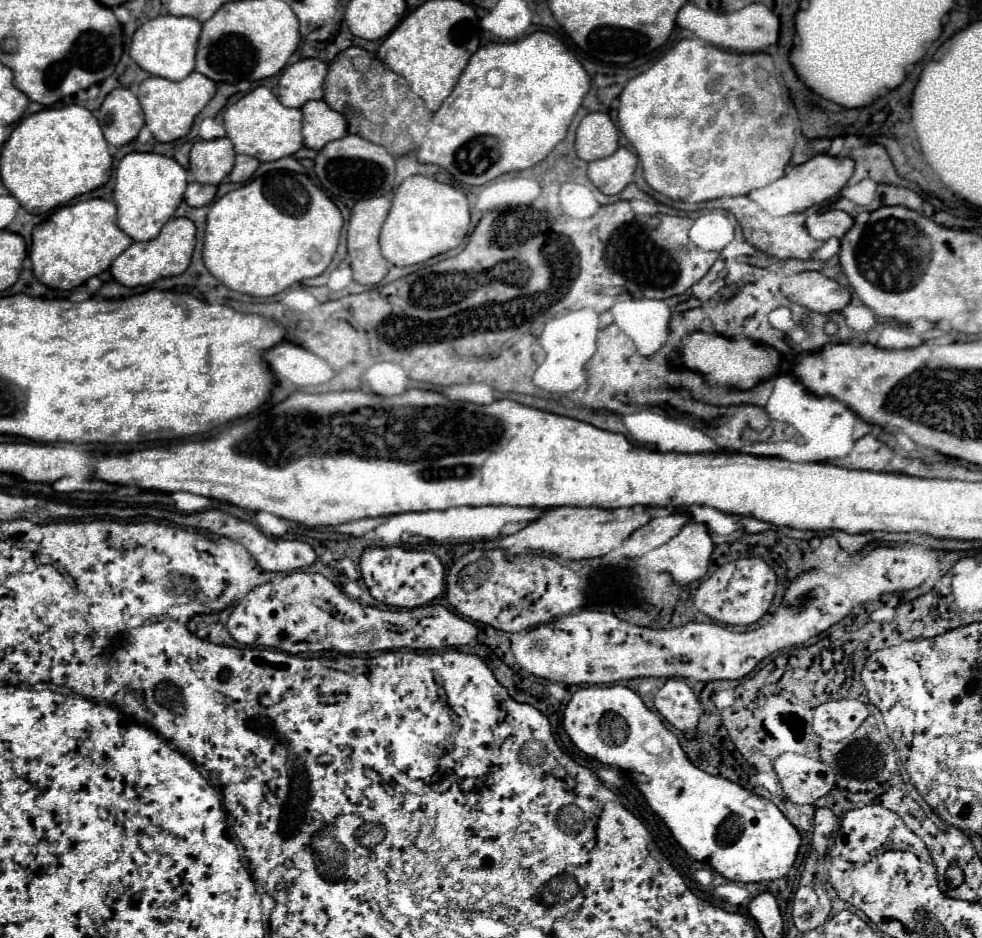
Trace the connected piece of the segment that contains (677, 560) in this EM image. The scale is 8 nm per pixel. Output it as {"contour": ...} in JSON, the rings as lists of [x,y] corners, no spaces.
{"contour":[[[691,520],[665,546],[649,554],[649,566],[667,570],[679,584],[691,584],[705,576],[710,565],[713,542],[703,522]]]}

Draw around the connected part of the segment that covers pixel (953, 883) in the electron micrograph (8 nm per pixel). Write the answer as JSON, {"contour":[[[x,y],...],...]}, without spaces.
{"contour":[[[953,862],[953,864],[949,864],[947,866],[947,874],[945,874],[945,880],[947,880],[947,884],[951,886],[951,888],[957,888],[957,886],[961,886],[963,884],[963,880],[965,880],[965,876],[963,876],[963,870]]]}

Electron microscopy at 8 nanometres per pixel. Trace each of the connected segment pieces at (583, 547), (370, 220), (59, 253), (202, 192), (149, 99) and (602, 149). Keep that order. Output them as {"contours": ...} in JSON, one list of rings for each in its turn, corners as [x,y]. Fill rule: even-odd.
{"contours":[[[[561,506],[561,508],[551,508],[543,512],[541,518],[531,522],[521,532],[515,532],[511,540],[513,540],[513,548],[517,550],[525,550],[525,548],[543,550],[543,552],[551,552],[569,560],[597,558],[597,556],[609,554],[623,540],[627,540],[635,530],[645,526],[651,518],[653,518],[651,512],[639,506],[615,508],[615,510],[605,510],[597,506],[587,506],[587,508]]],[[[390,193],[391,202],[387,196],[361,200],[351,210],[351,220],[349,220],[349,228],[347,228],[347,250],[349,250],[349,260],[351,260],[351,268],[353,268],[353,280],[357,284],[375,286],[385,278],[385,274],[389,270],[387,260],[379,252],[379,230],[387,218],[394,195],[395,193]]],[[[81,200],[55,210],[45,222],[35,226],[29,258],[39,282],[57,290],[73,290],[91,276],[109,269],[111,262],[131,246],[131,238],[117,226],[117,208],[110,200]]],[[[193,182],[193,184],[189,184],[187,190],[185,190],[185,202],[187,202],[189,206],[193,206],[193,208],[199,208],[199,206],[209,204],[209,202],[215,198],[215,192],[217,192],[217,186]]],[[[191,72],[181,82],[171,82],[159,76],[151,76],[139,84],[139,102],[145,114],[145,124],[153,132],[153,136],[161,143],[179,140],[189,132],[195,116],[207,106],[207,102],[215,96],[215,82],[205,78],[199,72]]],[[[591,112],[581,120],[577,128],[577,140],[575,140],[577,156],[585,162],[605,158],[619,148],[617,138],[619,134],[609,114]]]]}

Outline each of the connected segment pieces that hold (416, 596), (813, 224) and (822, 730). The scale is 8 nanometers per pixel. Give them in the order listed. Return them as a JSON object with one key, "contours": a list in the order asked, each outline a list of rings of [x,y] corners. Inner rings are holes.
{"contours":[[[[399,546],[391,548],[365,548],[359,560],[361,576],[371,596],[387,606],[395,608],[417,608],[435,600],[445,588],[445,568],[433,552],[405,550]]],[[[827,210],[827,212],[813,212],[807,218],[807,230],[811,238],[815,240],[829,240],[833,238],[843,238],[851,228],[853,228],[853,218],[843,212],[843,210]]],[[[831,700],[815,708],[813,730],[831,742],[851,736],[869,716],[869,708],[859,700]]]]}

